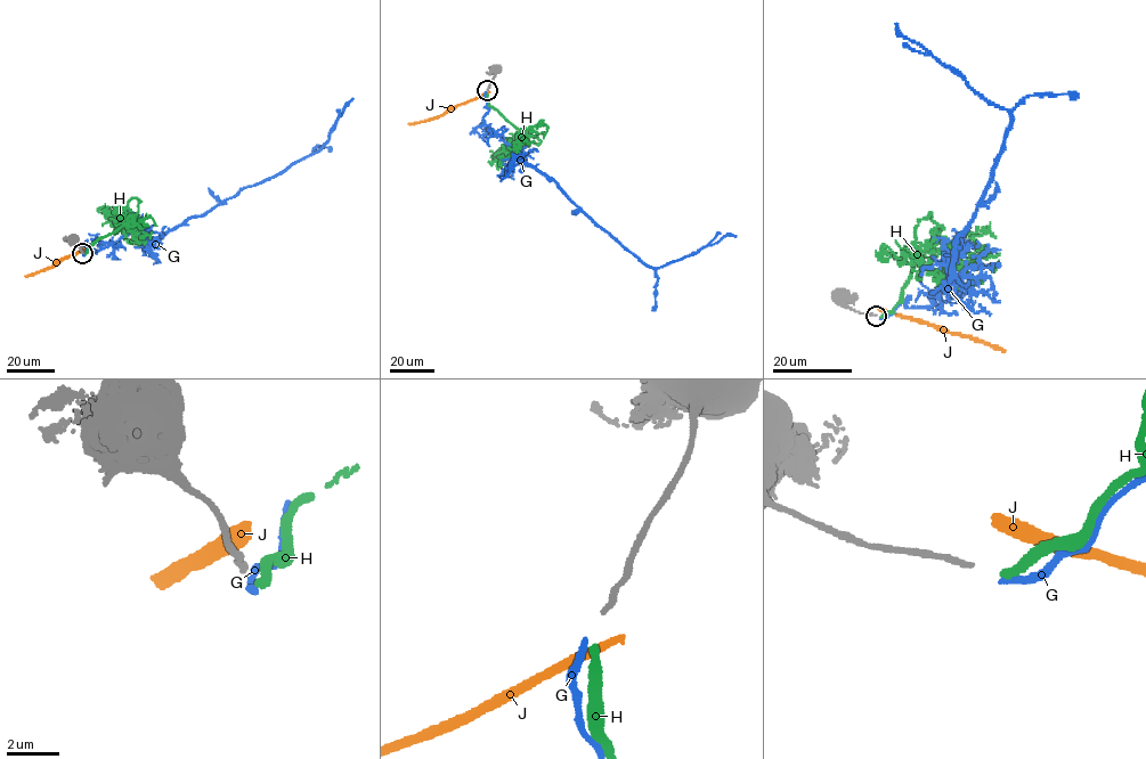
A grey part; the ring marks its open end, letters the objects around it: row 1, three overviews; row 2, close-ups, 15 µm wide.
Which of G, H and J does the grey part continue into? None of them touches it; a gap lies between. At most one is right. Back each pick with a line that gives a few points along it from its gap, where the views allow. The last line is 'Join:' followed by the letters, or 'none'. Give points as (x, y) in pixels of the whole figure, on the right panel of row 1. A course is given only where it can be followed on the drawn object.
G: course (879, 317), (905, 300), (908, 307), (932, 307), (1012, 119), (894, 24)
Join: G

